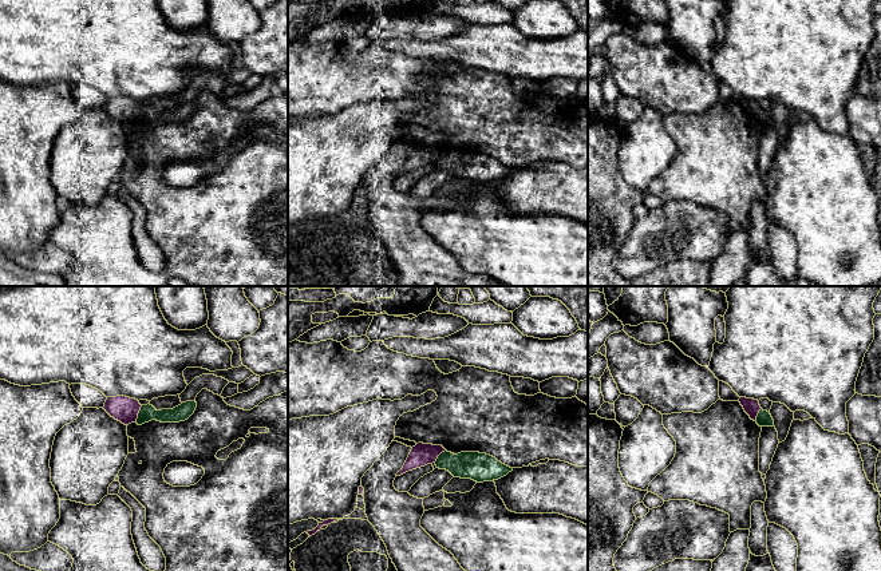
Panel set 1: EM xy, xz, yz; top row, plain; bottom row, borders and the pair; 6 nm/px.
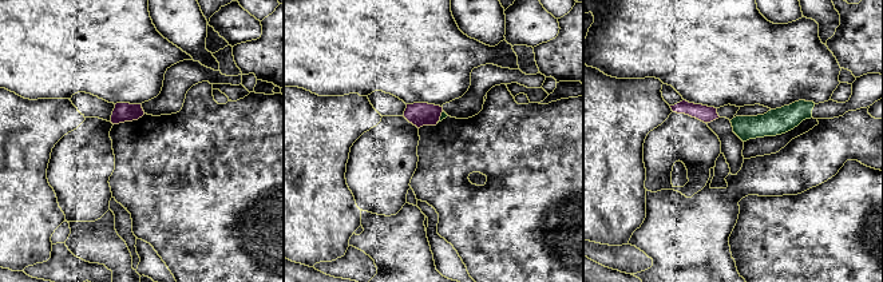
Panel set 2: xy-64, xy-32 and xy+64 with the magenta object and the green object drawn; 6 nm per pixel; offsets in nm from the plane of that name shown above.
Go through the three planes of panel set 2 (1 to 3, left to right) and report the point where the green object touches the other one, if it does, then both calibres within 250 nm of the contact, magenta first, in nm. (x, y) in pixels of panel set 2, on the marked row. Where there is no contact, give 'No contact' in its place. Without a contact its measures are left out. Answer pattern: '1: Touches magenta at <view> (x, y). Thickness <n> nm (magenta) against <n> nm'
1: No contact
2: Touches magenta at xy-32 (440, 115). Thickness 140 nm (magenta) against 40 nm
3: No contact

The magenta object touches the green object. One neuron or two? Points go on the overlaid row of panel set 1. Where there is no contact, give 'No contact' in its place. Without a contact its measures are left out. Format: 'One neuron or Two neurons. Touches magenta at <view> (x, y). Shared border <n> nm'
Two neurons. Touches magenta at xy (138, 412). Shared border 110 nm

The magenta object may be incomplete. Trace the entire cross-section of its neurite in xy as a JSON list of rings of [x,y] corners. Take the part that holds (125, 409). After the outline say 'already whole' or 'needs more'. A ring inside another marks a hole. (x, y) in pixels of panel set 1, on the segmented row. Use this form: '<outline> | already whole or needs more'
[[[126,396],[107,397],[103,409],[115,420],[125,425],[137,423],[141,404],[135,398]]] | already whole

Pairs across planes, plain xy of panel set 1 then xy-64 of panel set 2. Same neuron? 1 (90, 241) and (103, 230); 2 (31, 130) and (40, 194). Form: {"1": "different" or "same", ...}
{"1": "same", "2": "same"}

